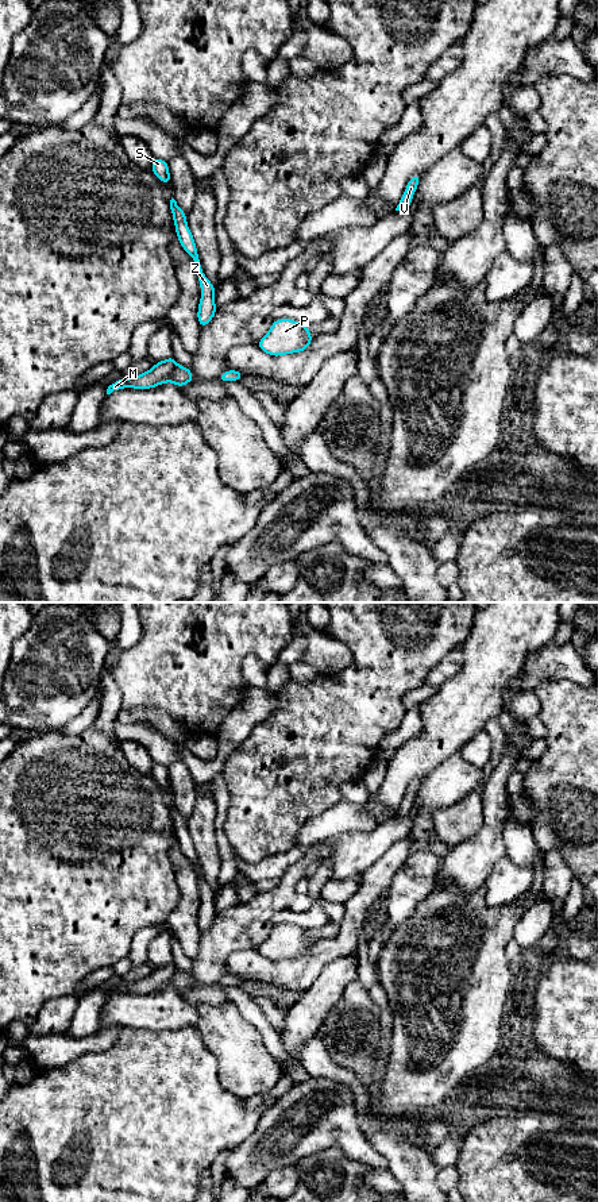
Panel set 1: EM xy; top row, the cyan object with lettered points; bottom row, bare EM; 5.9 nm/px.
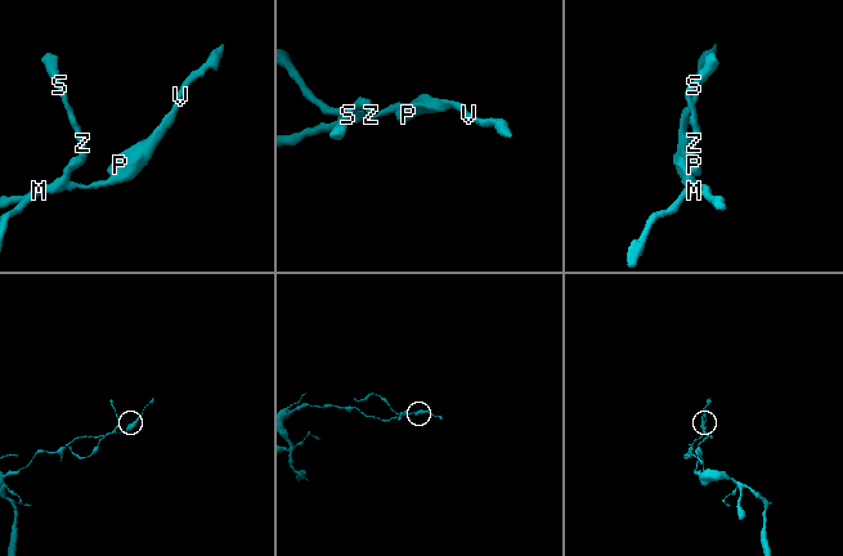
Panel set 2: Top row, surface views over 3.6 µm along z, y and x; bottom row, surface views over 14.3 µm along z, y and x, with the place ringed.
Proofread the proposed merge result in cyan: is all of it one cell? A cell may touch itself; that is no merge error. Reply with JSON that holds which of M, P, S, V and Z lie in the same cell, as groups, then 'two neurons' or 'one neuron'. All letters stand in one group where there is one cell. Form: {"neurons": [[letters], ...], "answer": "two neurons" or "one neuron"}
{"neurons": [["M", "S", "Z"], ["P", "V"]], "answer": "two neurons"}

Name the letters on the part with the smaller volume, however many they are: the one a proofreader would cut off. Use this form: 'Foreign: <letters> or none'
Foreign: M, S, Z

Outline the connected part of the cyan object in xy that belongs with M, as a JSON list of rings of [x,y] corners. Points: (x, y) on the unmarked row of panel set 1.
[[[171,960],[165,966],[157,967],[148,976],[144,976],[140,981],[126,982],[119,986],[115,986],[108,991],[107,999],[111,999],[112,997],[124,993],[146,995],[166,989],[169,987],[170,981],[174,976],[175,971],[177,971],[177,966]]]

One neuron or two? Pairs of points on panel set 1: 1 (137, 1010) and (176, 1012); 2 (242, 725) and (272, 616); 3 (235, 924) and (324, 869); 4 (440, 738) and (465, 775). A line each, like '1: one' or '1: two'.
1: one
2: two
3: two
4: two

